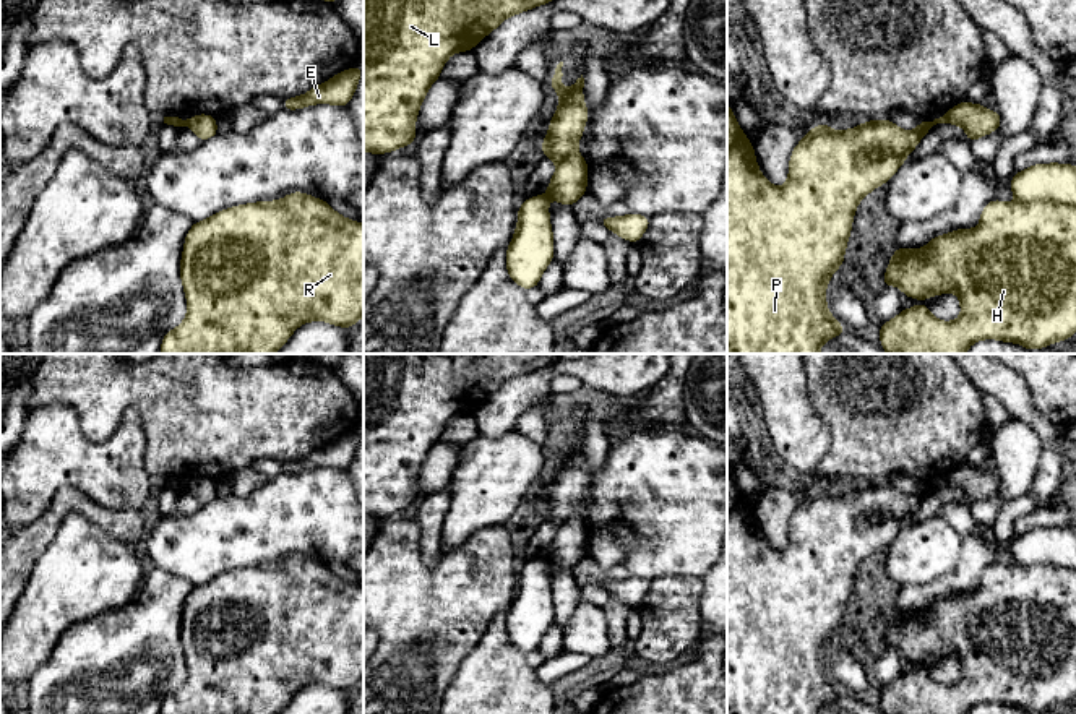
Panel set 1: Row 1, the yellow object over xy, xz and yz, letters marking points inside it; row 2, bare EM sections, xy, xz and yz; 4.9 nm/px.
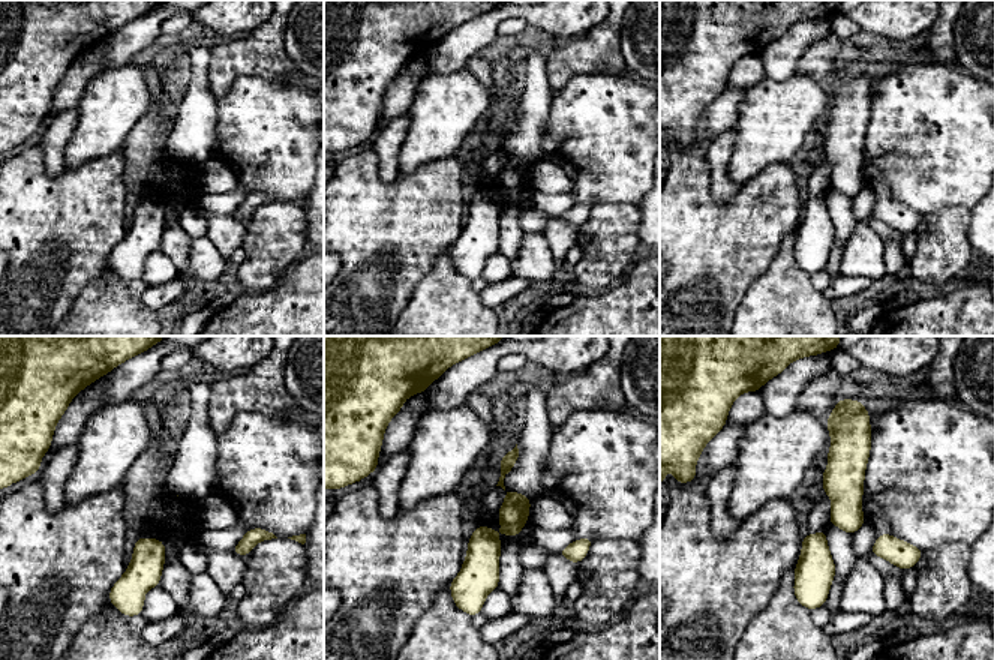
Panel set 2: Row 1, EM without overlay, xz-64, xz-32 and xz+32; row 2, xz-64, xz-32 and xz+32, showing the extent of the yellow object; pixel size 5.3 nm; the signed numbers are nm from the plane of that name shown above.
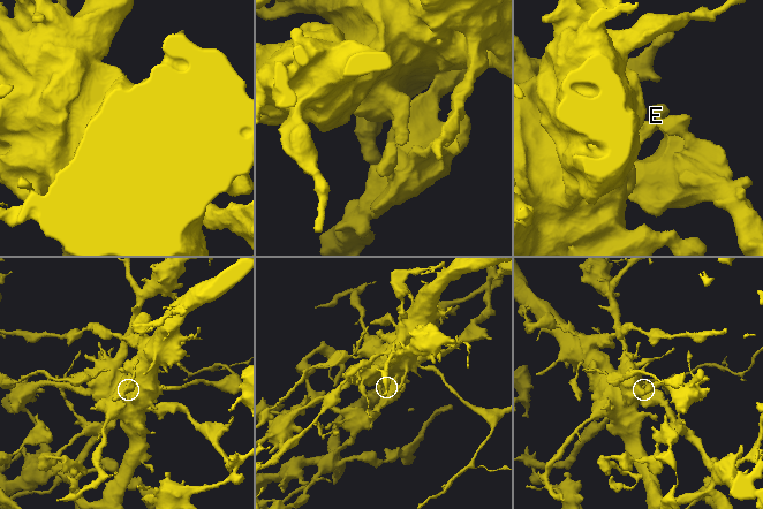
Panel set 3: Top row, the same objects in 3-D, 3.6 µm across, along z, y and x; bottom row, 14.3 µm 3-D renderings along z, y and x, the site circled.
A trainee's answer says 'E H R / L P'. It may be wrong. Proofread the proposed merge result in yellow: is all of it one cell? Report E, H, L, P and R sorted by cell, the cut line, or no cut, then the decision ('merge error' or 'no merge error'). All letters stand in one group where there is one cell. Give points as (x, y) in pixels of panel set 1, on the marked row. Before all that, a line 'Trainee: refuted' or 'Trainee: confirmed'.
Trainee: confirmed
groups E H R / L P; cut xz (547, 192), (550, 197); merge error

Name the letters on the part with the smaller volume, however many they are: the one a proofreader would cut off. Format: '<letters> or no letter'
E, H, R

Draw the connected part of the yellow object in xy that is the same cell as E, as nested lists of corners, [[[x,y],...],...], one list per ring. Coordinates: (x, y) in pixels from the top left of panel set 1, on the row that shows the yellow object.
[[[362,65],[342,70],[323,84],[312,88],[308,92],[297,97],[286,97],[282,102],[284,110],[297,110],[315,104],[331,104],[347,107],[351,102],[359,80],[362,76]]]

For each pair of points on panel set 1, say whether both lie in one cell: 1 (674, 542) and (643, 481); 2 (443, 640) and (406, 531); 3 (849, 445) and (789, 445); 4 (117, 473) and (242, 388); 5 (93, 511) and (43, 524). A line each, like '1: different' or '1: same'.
1: same
2: same
3: different
4: different
5: same

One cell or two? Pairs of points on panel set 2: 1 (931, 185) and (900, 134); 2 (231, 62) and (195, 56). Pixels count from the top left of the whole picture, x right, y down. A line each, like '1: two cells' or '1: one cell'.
1: one cell
2: two cells

